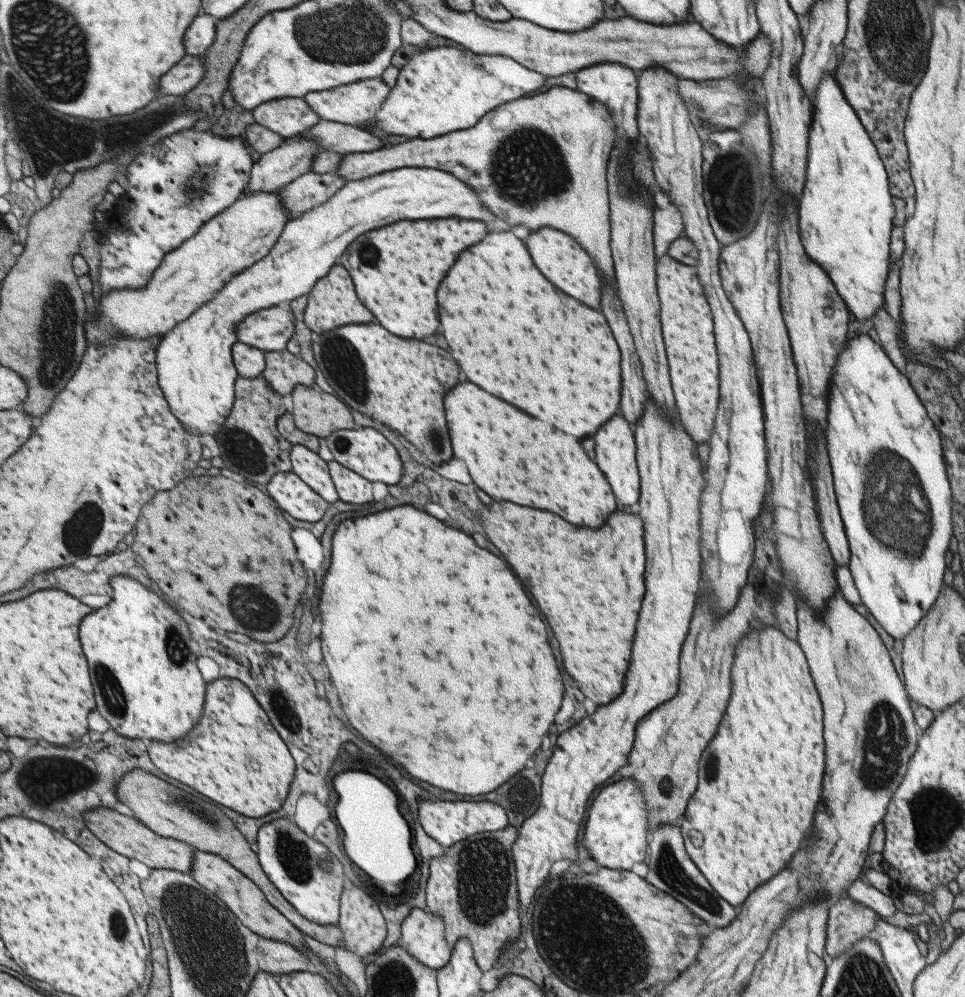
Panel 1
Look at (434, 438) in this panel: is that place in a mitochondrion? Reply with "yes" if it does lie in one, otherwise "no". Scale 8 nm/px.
yes

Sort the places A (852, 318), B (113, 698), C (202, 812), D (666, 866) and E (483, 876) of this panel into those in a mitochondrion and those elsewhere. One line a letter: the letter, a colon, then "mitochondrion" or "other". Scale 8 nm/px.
A: other
B: mitochondrion
C: mitochondrion
D: mitochondrion
E: mitochondrion

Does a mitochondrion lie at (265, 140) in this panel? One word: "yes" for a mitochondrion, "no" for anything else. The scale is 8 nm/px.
no

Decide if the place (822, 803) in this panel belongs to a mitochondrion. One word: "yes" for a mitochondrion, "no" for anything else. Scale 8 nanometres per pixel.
no

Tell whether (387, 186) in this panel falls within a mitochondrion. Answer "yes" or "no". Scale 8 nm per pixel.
no

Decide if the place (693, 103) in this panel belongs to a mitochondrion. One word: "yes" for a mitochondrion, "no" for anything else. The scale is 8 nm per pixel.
yes

